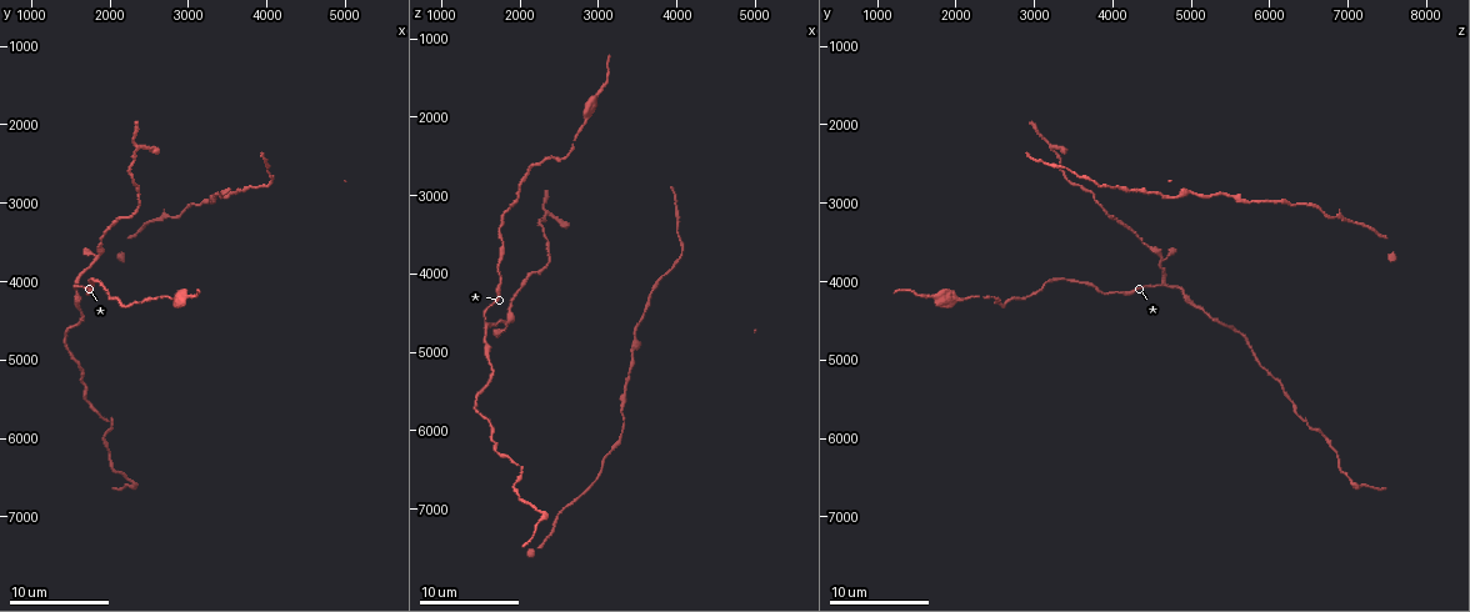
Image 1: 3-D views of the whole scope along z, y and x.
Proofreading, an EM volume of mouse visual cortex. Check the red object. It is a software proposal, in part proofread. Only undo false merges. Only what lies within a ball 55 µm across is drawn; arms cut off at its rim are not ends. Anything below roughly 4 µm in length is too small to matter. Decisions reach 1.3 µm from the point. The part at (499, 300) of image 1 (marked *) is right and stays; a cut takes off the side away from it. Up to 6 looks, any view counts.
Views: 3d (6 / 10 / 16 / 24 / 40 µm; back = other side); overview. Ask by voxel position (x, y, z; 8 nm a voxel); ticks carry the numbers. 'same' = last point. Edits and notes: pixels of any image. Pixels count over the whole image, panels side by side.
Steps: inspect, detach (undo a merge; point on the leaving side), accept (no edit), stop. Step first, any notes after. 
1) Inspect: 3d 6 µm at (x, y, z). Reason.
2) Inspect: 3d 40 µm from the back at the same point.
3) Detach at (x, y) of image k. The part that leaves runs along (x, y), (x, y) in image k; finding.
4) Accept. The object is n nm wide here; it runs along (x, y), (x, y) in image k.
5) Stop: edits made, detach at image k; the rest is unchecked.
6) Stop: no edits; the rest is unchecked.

Inspect: 3d 16 µm at (2850, 4200, 1900). Thick turns thin.

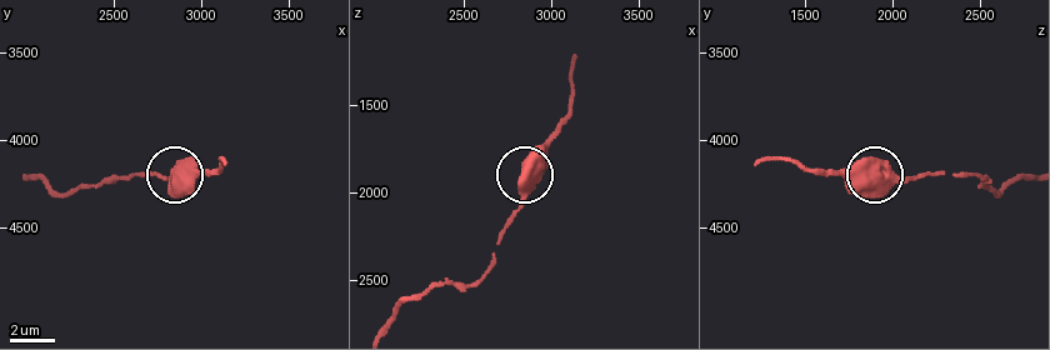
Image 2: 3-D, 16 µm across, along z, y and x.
Accept. One neuron here.

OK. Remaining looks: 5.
Inspect: 3d 6 µm at (1600, 4050, 4600). Branch point.

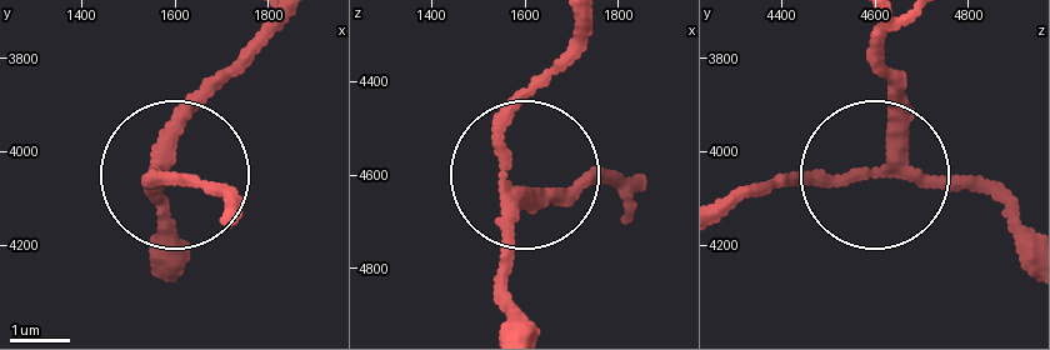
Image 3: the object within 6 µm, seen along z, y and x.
Detach at (196, 94) of image 3. The part that leaves runs along (164, 160), (253, 31) in image 3; a second neuron is stuck on.

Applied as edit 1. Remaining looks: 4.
Inspect: overview.

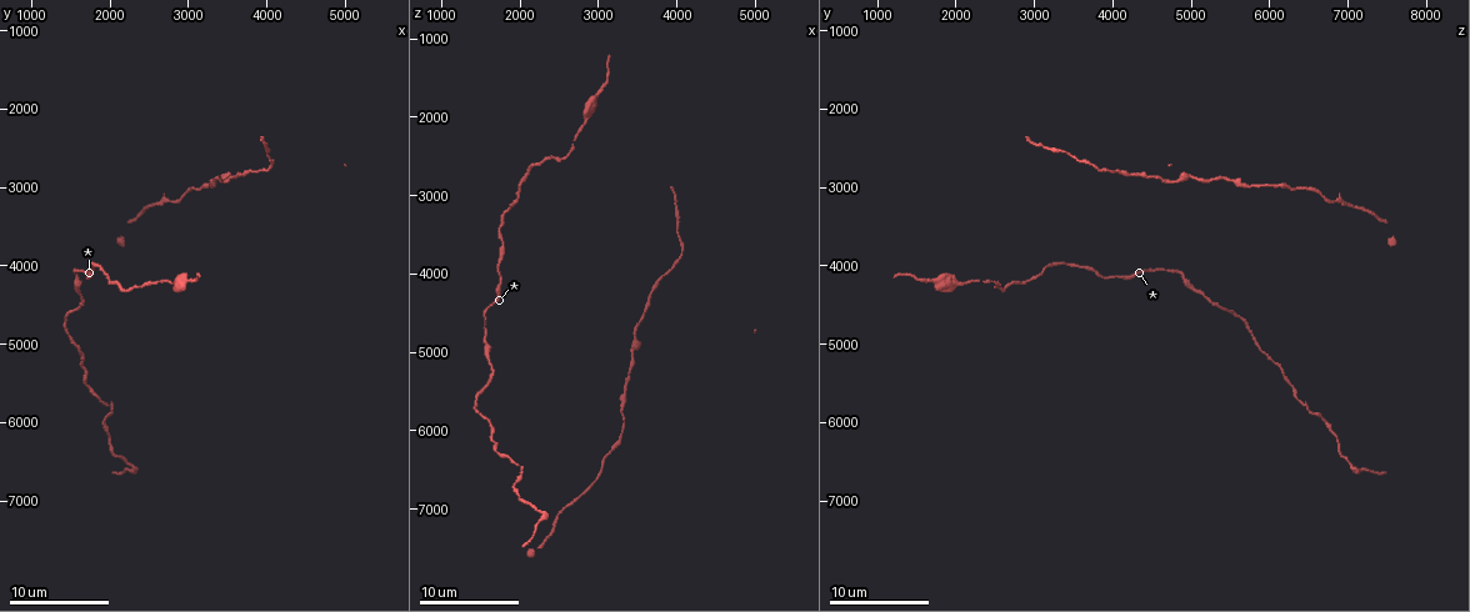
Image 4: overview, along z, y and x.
Inspect: 3d 10 µm at (3650, 2850, 4300). Thin neck.

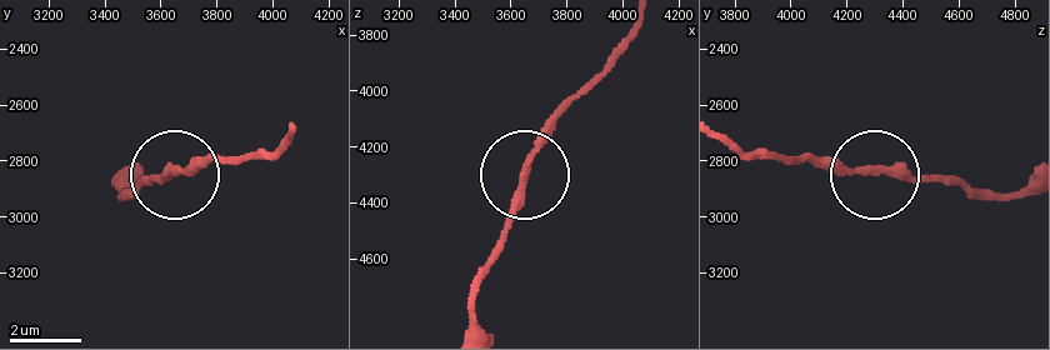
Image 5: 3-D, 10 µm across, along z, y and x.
Accept. The object is 210 nm wide here; all the same neuron.

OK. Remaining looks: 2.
Stop: edits made, detach at image 3; the rest is unchecked.

